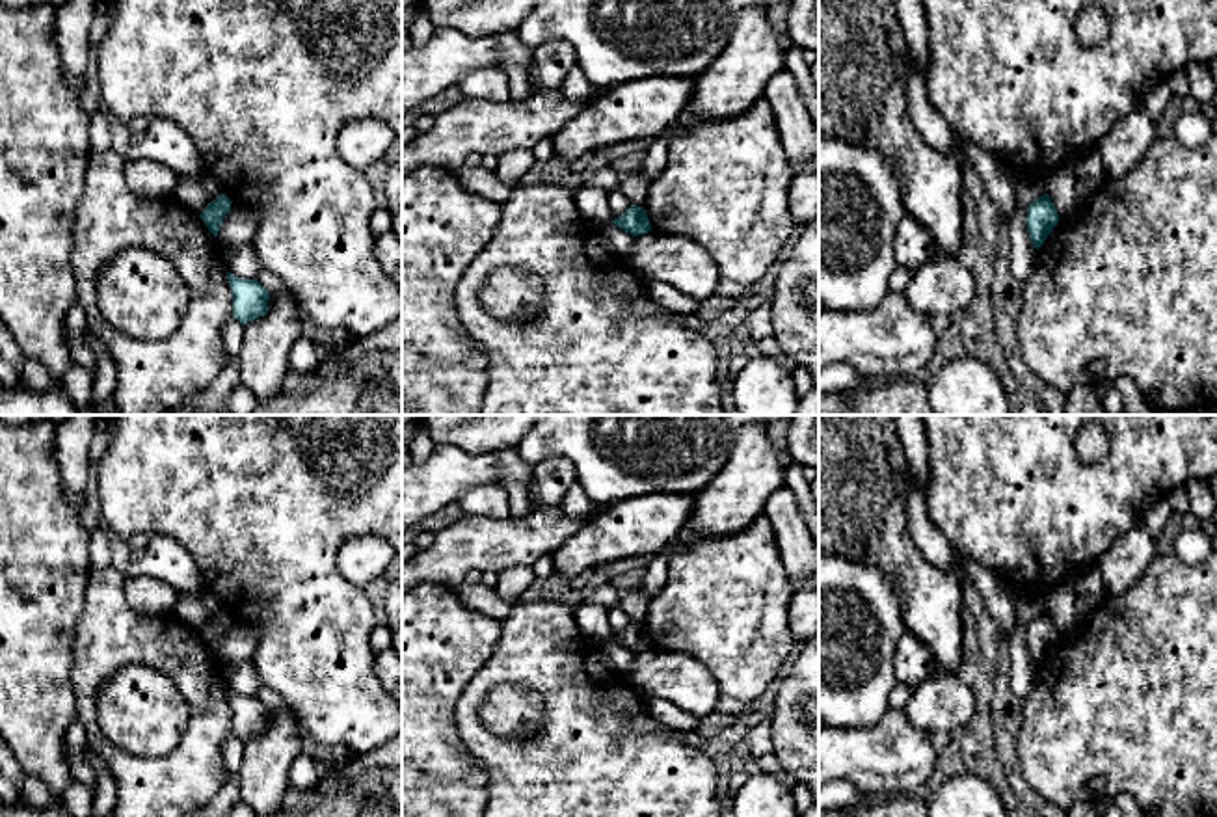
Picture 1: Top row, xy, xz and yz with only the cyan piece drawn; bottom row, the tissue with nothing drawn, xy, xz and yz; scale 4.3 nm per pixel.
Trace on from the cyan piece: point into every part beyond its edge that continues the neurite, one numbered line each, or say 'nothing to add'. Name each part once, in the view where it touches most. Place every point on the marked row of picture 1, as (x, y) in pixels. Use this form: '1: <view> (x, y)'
nothing to add

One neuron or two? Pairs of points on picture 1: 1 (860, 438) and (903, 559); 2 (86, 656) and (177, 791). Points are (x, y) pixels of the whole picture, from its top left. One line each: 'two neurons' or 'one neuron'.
1: one neuron
2: one neuron

